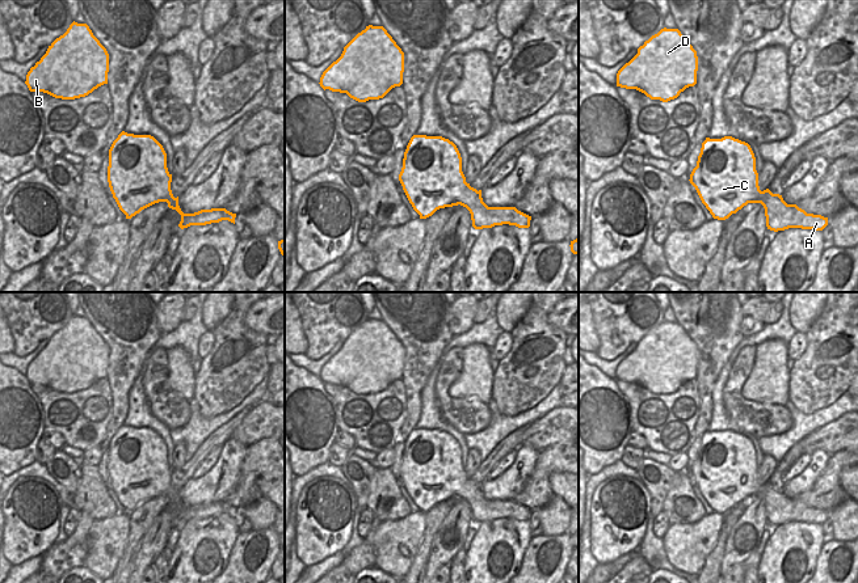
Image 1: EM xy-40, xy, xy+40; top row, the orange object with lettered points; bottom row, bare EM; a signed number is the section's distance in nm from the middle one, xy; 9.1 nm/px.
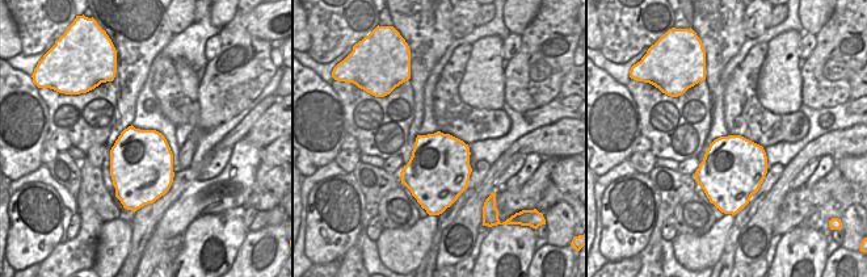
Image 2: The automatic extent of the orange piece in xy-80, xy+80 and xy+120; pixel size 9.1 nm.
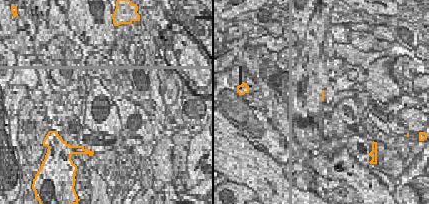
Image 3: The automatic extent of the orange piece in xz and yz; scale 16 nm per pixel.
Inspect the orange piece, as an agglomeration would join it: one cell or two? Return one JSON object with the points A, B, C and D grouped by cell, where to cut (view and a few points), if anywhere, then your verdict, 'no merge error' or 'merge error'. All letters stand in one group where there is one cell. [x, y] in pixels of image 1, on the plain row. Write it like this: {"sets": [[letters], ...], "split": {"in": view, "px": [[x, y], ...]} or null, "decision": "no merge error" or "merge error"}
{"sets": [["A", "B", "C", "D"]], "split": null, "decision": "no merge error"}

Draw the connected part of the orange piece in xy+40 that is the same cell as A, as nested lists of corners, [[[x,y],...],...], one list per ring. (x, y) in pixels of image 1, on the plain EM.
[[[732,430],[706,431],[689,474],[718,514],[728,512],[748,497],[761,497],[770,524],[823,524],[828,519],[828,511],[787,498],[782,489],[773,487],[769,482],[761,485],[750,439]]]

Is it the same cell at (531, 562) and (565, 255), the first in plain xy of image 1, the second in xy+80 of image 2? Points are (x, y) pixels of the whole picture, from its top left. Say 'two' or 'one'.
one

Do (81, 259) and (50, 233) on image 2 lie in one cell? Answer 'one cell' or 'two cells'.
two cells

